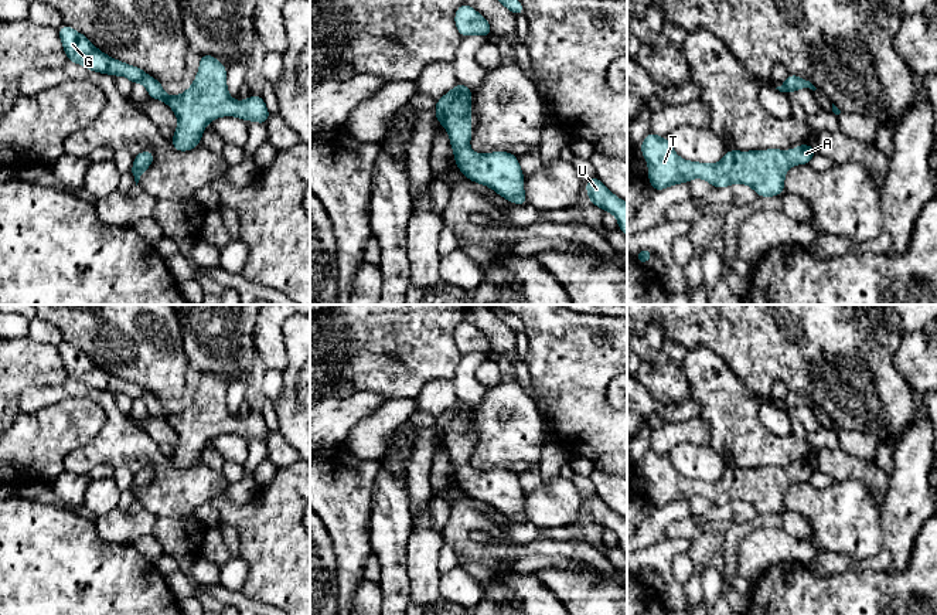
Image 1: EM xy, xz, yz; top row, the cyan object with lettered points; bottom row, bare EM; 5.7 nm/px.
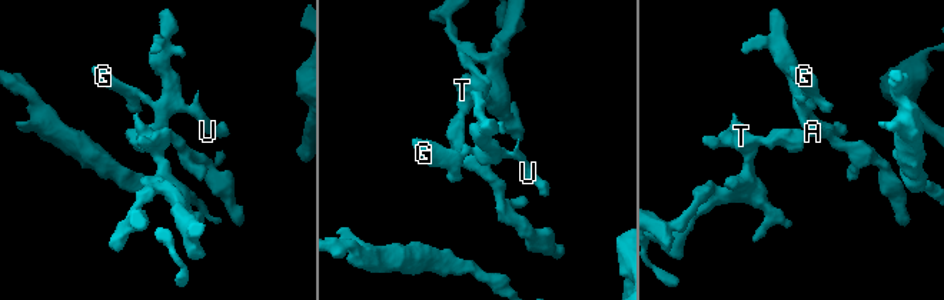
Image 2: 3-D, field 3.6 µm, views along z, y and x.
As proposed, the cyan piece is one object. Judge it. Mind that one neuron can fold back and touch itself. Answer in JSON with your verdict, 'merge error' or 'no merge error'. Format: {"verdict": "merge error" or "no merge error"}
{"verdict": "no merge error"}

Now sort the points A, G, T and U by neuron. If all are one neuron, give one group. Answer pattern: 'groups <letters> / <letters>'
groups A G T U

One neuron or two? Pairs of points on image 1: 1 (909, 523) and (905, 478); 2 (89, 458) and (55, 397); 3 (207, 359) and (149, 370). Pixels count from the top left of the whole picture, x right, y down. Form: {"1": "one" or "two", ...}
{"1": "one", "2": "one", "3": "two"}

